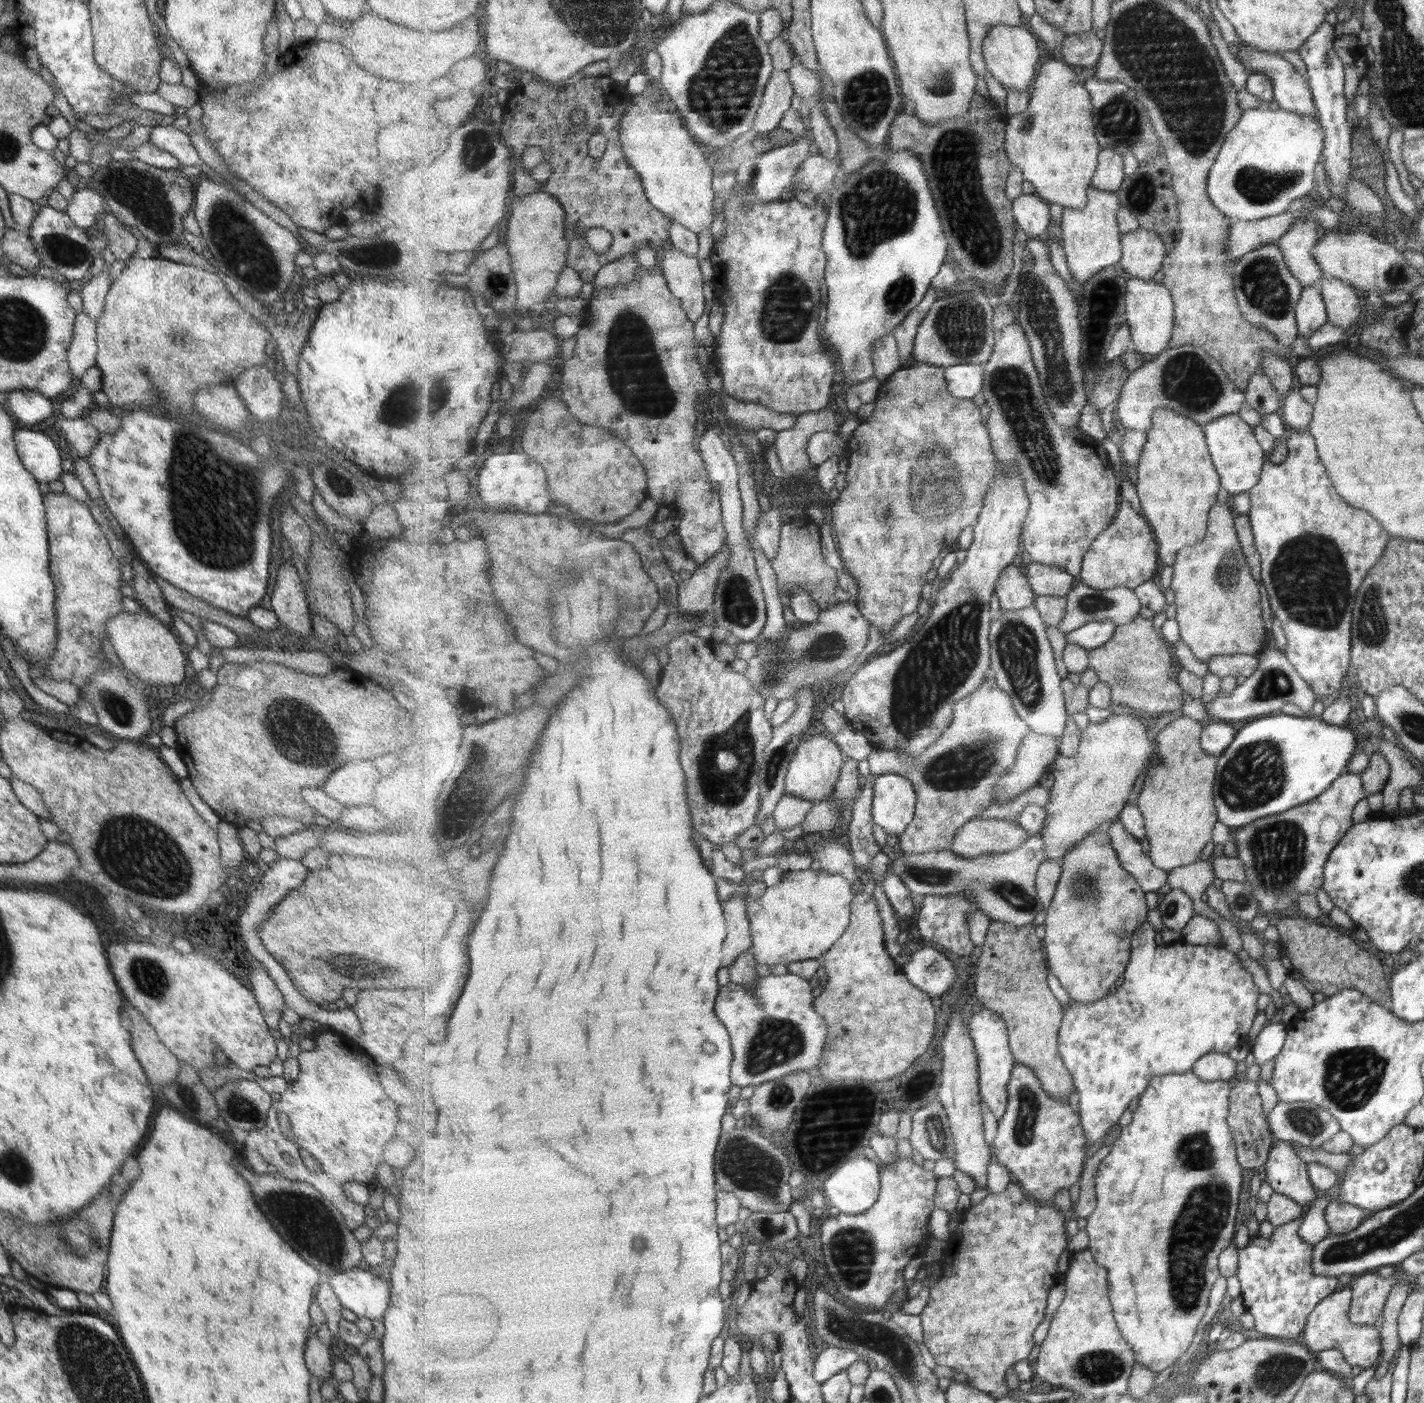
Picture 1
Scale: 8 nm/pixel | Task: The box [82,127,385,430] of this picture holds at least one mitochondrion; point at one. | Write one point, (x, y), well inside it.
(234, 235)

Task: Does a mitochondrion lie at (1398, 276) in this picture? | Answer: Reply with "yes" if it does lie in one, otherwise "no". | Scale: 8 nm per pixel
yes

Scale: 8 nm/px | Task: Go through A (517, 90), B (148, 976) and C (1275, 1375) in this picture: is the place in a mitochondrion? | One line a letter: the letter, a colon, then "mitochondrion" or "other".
A: other
B: mitochondrion
C: mitochondrion

